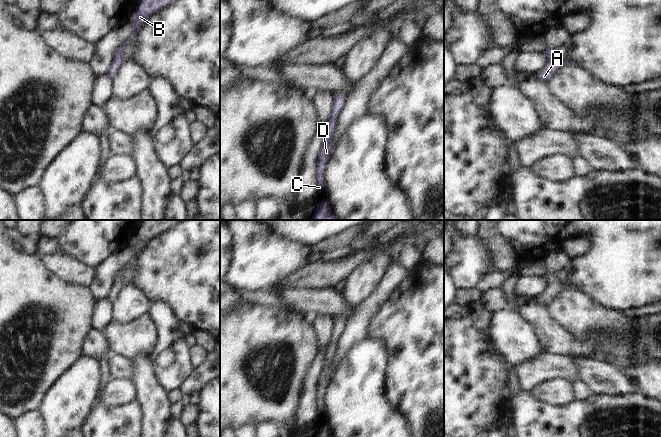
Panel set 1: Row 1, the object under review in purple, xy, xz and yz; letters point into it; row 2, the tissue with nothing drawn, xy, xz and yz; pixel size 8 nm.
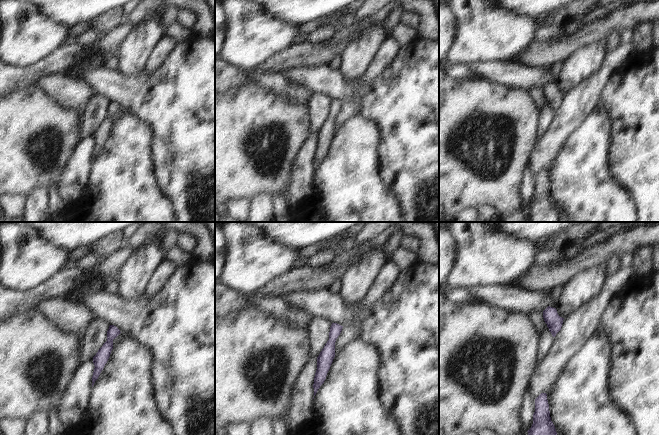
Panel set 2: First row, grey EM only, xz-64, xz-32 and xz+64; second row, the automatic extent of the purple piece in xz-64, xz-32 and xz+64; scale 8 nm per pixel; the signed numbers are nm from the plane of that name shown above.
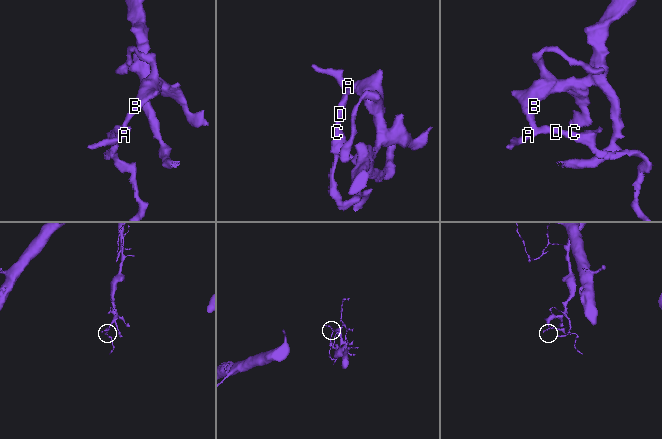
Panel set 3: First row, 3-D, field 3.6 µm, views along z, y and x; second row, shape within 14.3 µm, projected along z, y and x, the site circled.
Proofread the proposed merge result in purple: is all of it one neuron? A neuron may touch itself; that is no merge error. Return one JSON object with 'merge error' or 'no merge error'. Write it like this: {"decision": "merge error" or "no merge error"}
{"decision": "no merge error"}

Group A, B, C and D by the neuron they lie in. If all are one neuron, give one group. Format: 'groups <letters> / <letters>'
groups A B C D

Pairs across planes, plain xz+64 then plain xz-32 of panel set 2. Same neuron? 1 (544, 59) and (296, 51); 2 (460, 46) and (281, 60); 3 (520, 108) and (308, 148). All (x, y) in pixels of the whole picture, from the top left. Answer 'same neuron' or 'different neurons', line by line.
1: same neuron
2: different neurons
3: different neurons

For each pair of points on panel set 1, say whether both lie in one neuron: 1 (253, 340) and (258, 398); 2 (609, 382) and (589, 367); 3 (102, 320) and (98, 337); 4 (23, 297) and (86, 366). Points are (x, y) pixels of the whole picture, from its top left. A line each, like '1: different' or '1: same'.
1: same
2: same
3: different
4: different

